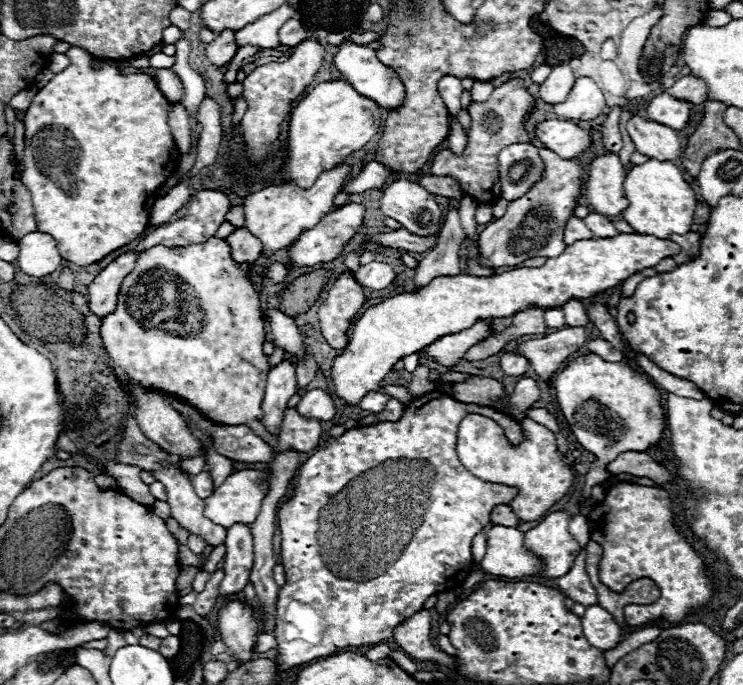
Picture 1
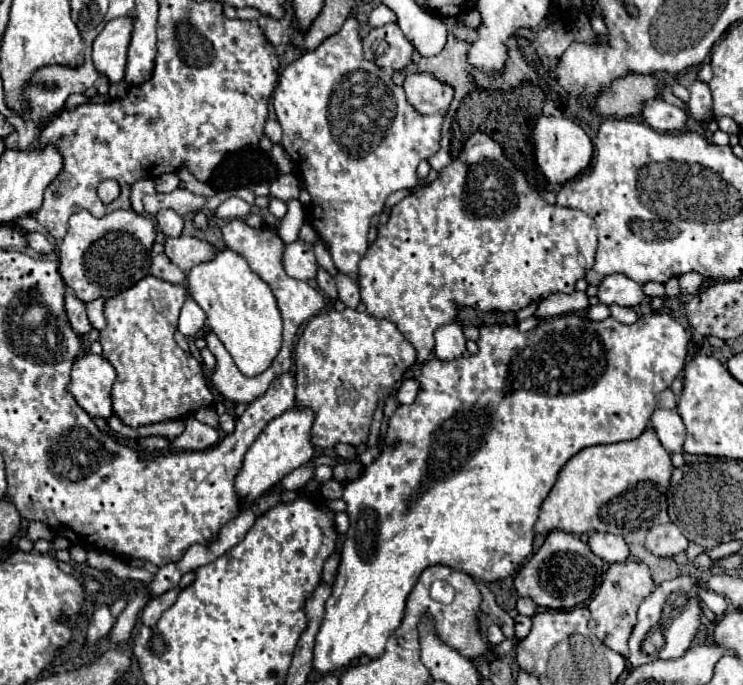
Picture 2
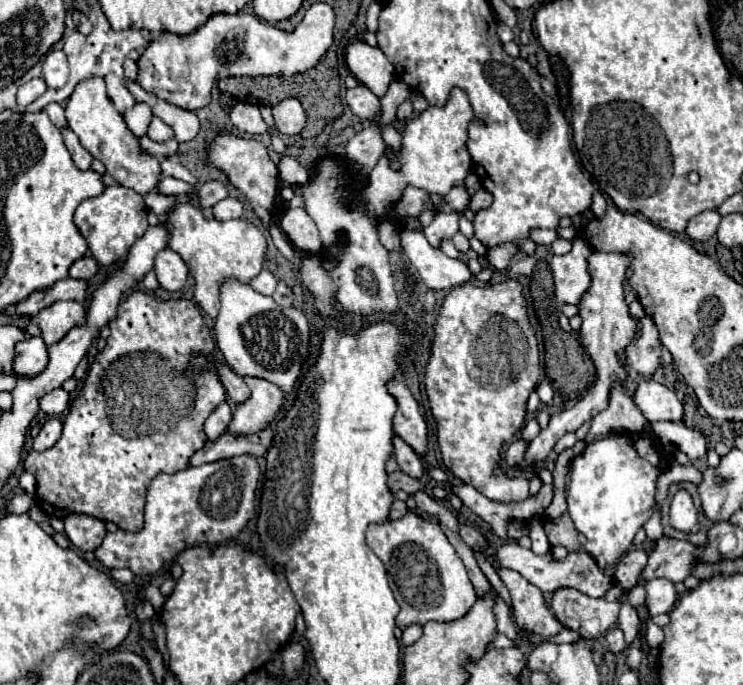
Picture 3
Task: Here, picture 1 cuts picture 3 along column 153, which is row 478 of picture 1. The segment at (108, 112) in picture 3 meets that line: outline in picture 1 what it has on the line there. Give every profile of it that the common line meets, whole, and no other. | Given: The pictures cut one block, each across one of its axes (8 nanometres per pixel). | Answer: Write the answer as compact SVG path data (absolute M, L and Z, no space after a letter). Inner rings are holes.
M160 466L158 470L152 472L152 476L164 484L168 494L166 502L170 504L170 516L178 520L180 526L194 534L200 534L212 546L224 542L226 528L204 516L206 504L202 498L194 494L190 476L182 472L182 468Z

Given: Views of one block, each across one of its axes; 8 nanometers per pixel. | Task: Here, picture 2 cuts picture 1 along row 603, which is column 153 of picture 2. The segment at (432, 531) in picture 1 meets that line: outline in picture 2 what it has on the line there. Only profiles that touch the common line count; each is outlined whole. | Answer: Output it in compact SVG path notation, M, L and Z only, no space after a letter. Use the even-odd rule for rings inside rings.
M144 276L132 288L116 294L114 298L108 298L104 304L106 328L100 330L100 344L104 348L104 358L118 372L116 384L112 388L112 410L116 416L120 416L122 424L130 428L140 428L146 424L158 424L166 420L178 420L194 414L200 408L208 408L214 404L214 392L208 386L200 360L184 352L174 340L176 320L186 300L186 294L188 290L182 284L170 284L154 276Z

